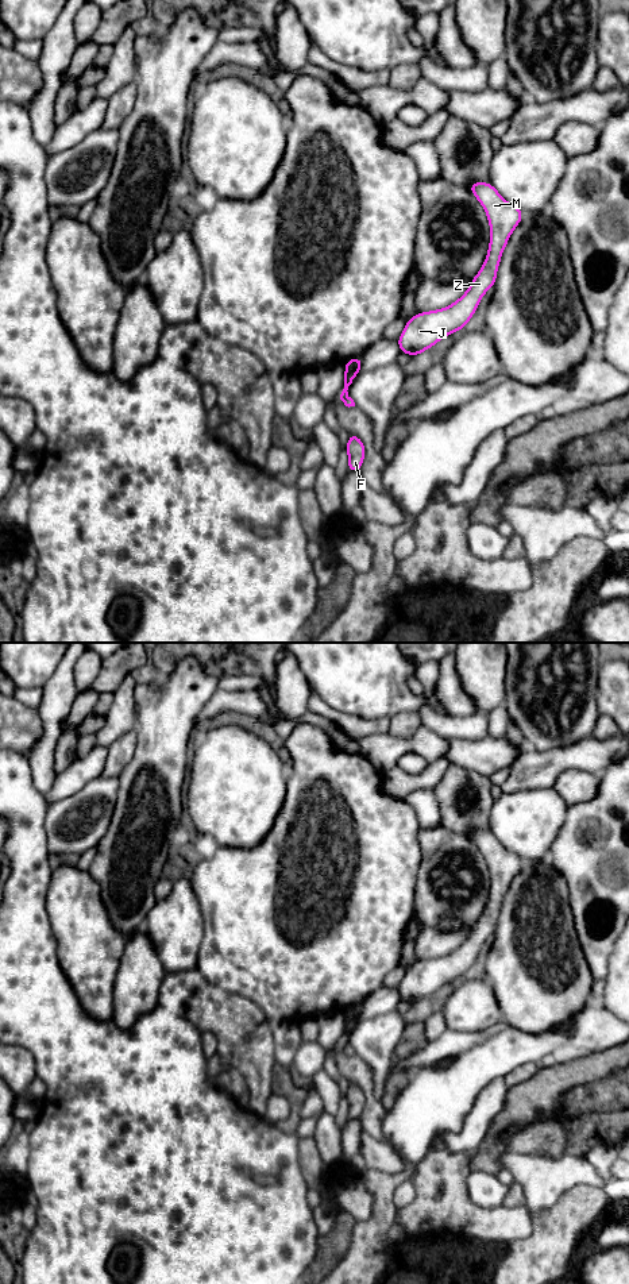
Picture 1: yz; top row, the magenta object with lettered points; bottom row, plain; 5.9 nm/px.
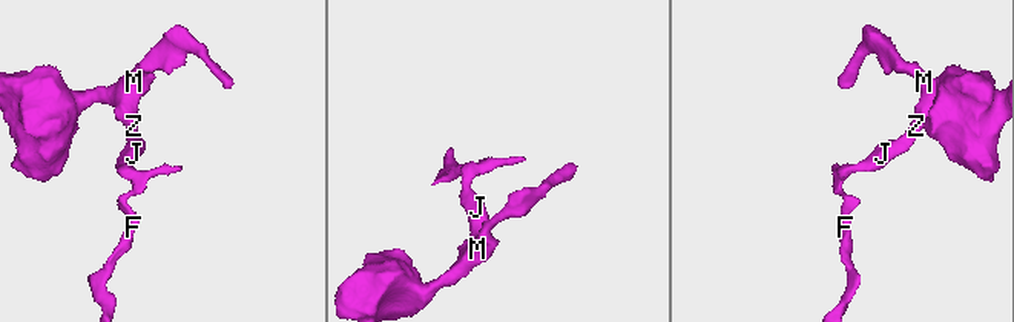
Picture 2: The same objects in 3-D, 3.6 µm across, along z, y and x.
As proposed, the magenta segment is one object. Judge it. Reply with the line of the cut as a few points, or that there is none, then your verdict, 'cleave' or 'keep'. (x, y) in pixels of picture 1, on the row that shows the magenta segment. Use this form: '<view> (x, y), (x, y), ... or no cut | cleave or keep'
yz (346, 367), (357, 373) | cleave

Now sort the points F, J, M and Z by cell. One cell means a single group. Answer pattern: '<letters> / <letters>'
F / J M Z

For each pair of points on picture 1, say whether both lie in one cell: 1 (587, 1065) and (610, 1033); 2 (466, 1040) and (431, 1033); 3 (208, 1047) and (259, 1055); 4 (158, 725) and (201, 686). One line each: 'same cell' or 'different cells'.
1: different cells
2: different cells
3: different cells
4: same cell

